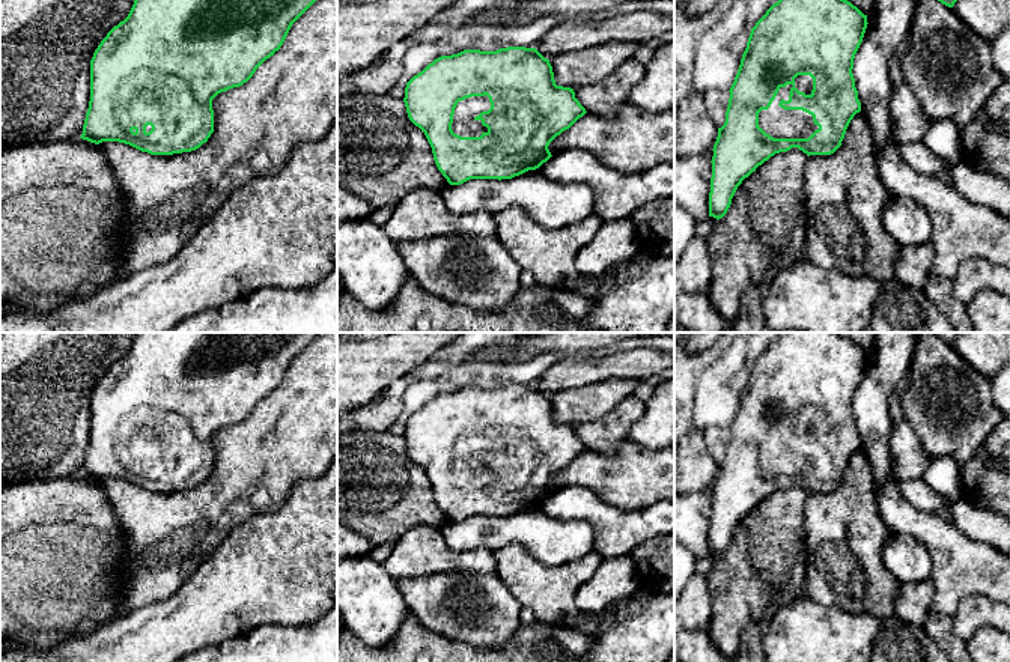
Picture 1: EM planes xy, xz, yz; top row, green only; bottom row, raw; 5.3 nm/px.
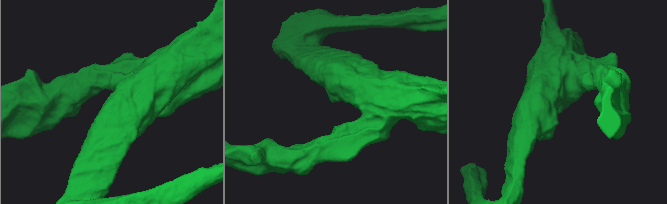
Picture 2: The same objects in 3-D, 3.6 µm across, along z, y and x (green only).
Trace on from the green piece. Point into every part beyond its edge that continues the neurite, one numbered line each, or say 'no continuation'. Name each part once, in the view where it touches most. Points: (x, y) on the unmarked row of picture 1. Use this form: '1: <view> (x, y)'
1: yz (777, 459)

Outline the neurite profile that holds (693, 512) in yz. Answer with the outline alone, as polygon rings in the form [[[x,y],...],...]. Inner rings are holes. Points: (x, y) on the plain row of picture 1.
[[[674,493],[674,539],[697,560],[709,557],[712,500],[700,493]]]

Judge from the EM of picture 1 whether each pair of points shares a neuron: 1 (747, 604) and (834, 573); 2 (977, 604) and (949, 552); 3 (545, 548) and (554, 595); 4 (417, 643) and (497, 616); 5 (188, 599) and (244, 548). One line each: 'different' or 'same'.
1: different
2: different
3: different
4: different
5: same

